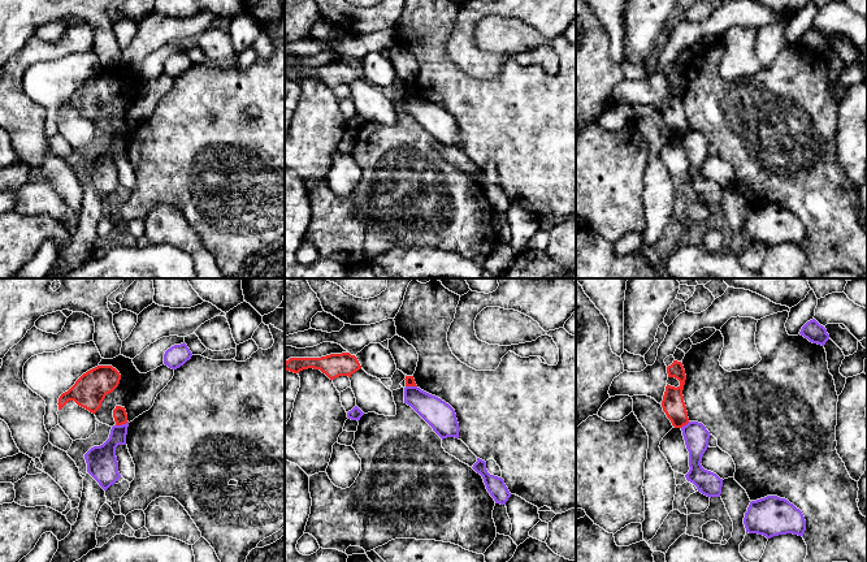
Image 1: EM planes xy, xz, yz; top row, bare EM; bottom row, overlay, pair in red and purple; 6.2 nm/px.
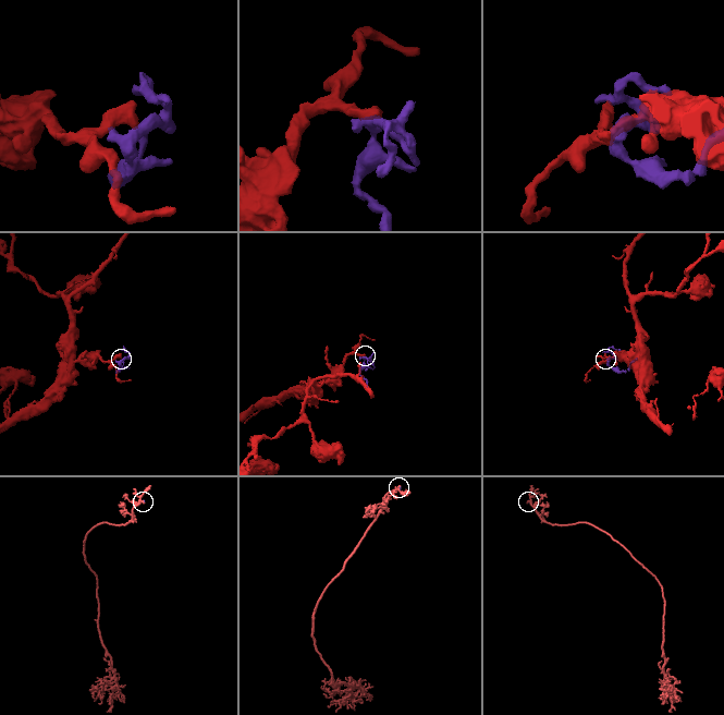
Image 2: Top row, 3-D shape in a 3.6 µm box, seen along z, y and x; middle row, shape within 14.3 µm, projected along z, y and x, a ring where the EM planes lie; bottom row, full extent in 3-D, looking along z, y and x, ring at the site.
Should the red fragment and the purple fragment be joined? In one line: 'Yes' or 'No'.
No

